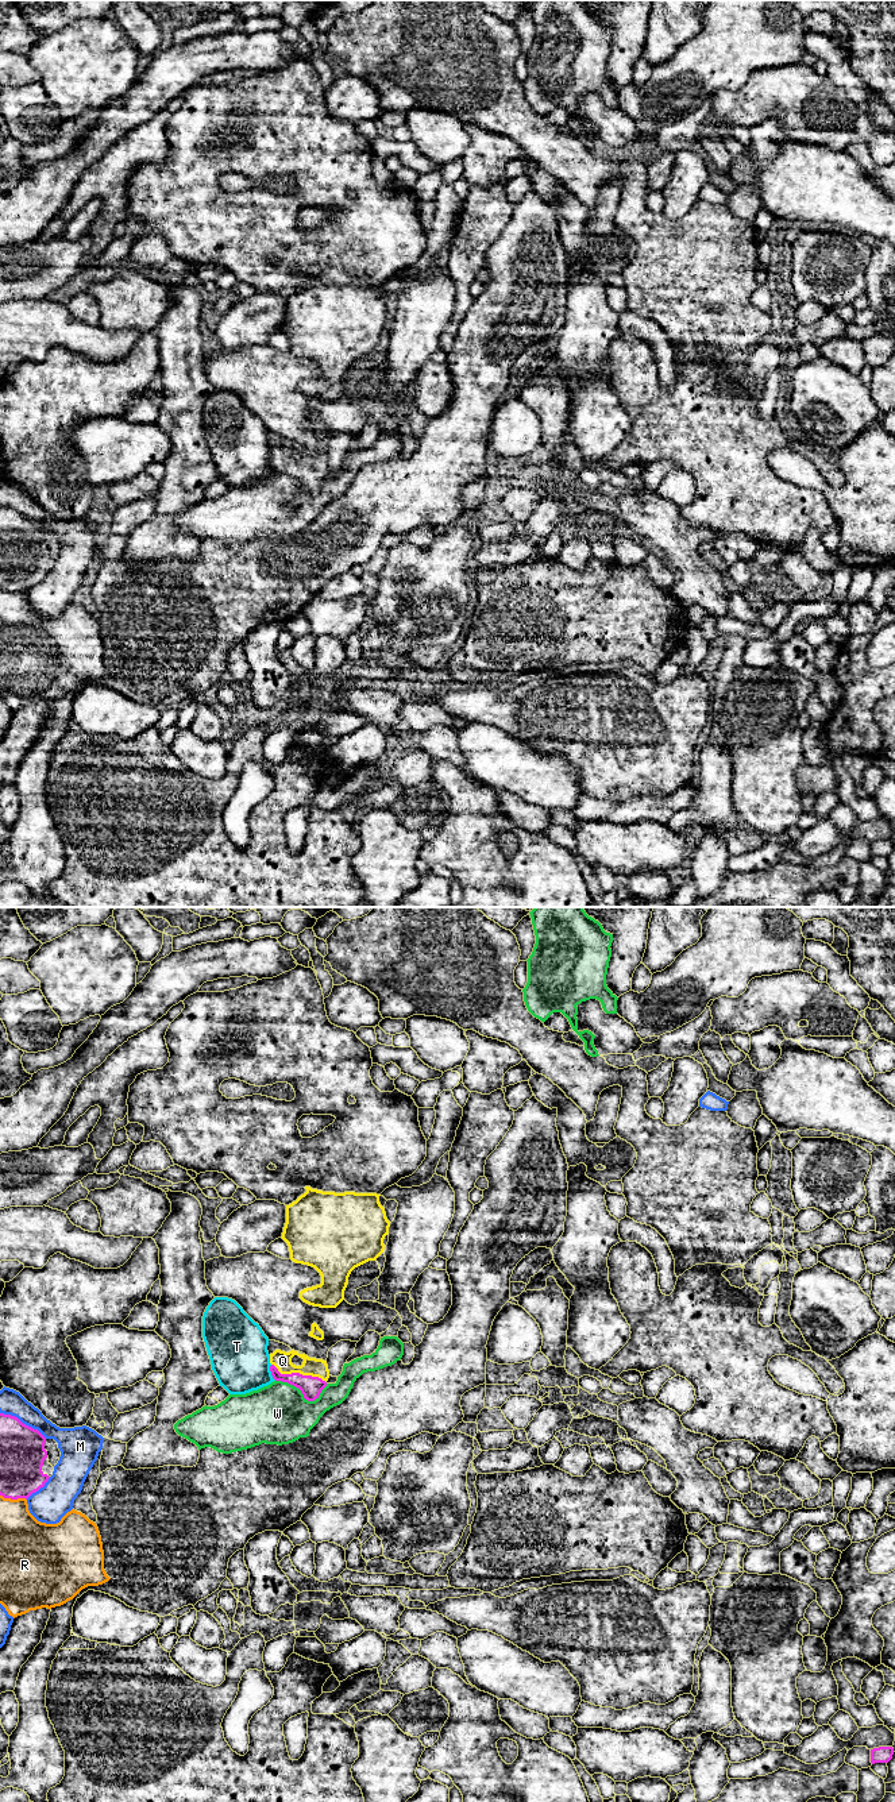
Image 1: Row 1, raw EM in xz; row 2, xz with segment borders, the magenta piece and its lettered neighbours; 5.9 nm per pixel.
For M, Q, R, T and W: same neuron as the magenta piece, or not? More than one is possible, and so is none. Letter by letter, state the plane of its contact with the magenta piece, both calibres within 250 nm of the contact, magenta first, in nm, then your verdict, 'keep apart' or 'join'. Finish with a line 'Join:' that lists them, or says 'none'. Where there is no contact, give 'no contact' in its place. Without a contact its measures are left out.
M: xz | 280/150 nm | keep apart
Q: xz | 130/110 nm | join
R: xz | 260/280 nm | keep apart
T: xz | 130/360 nm | keep apart
W: xz | 130/360 nm | keep apart
Join: Q

